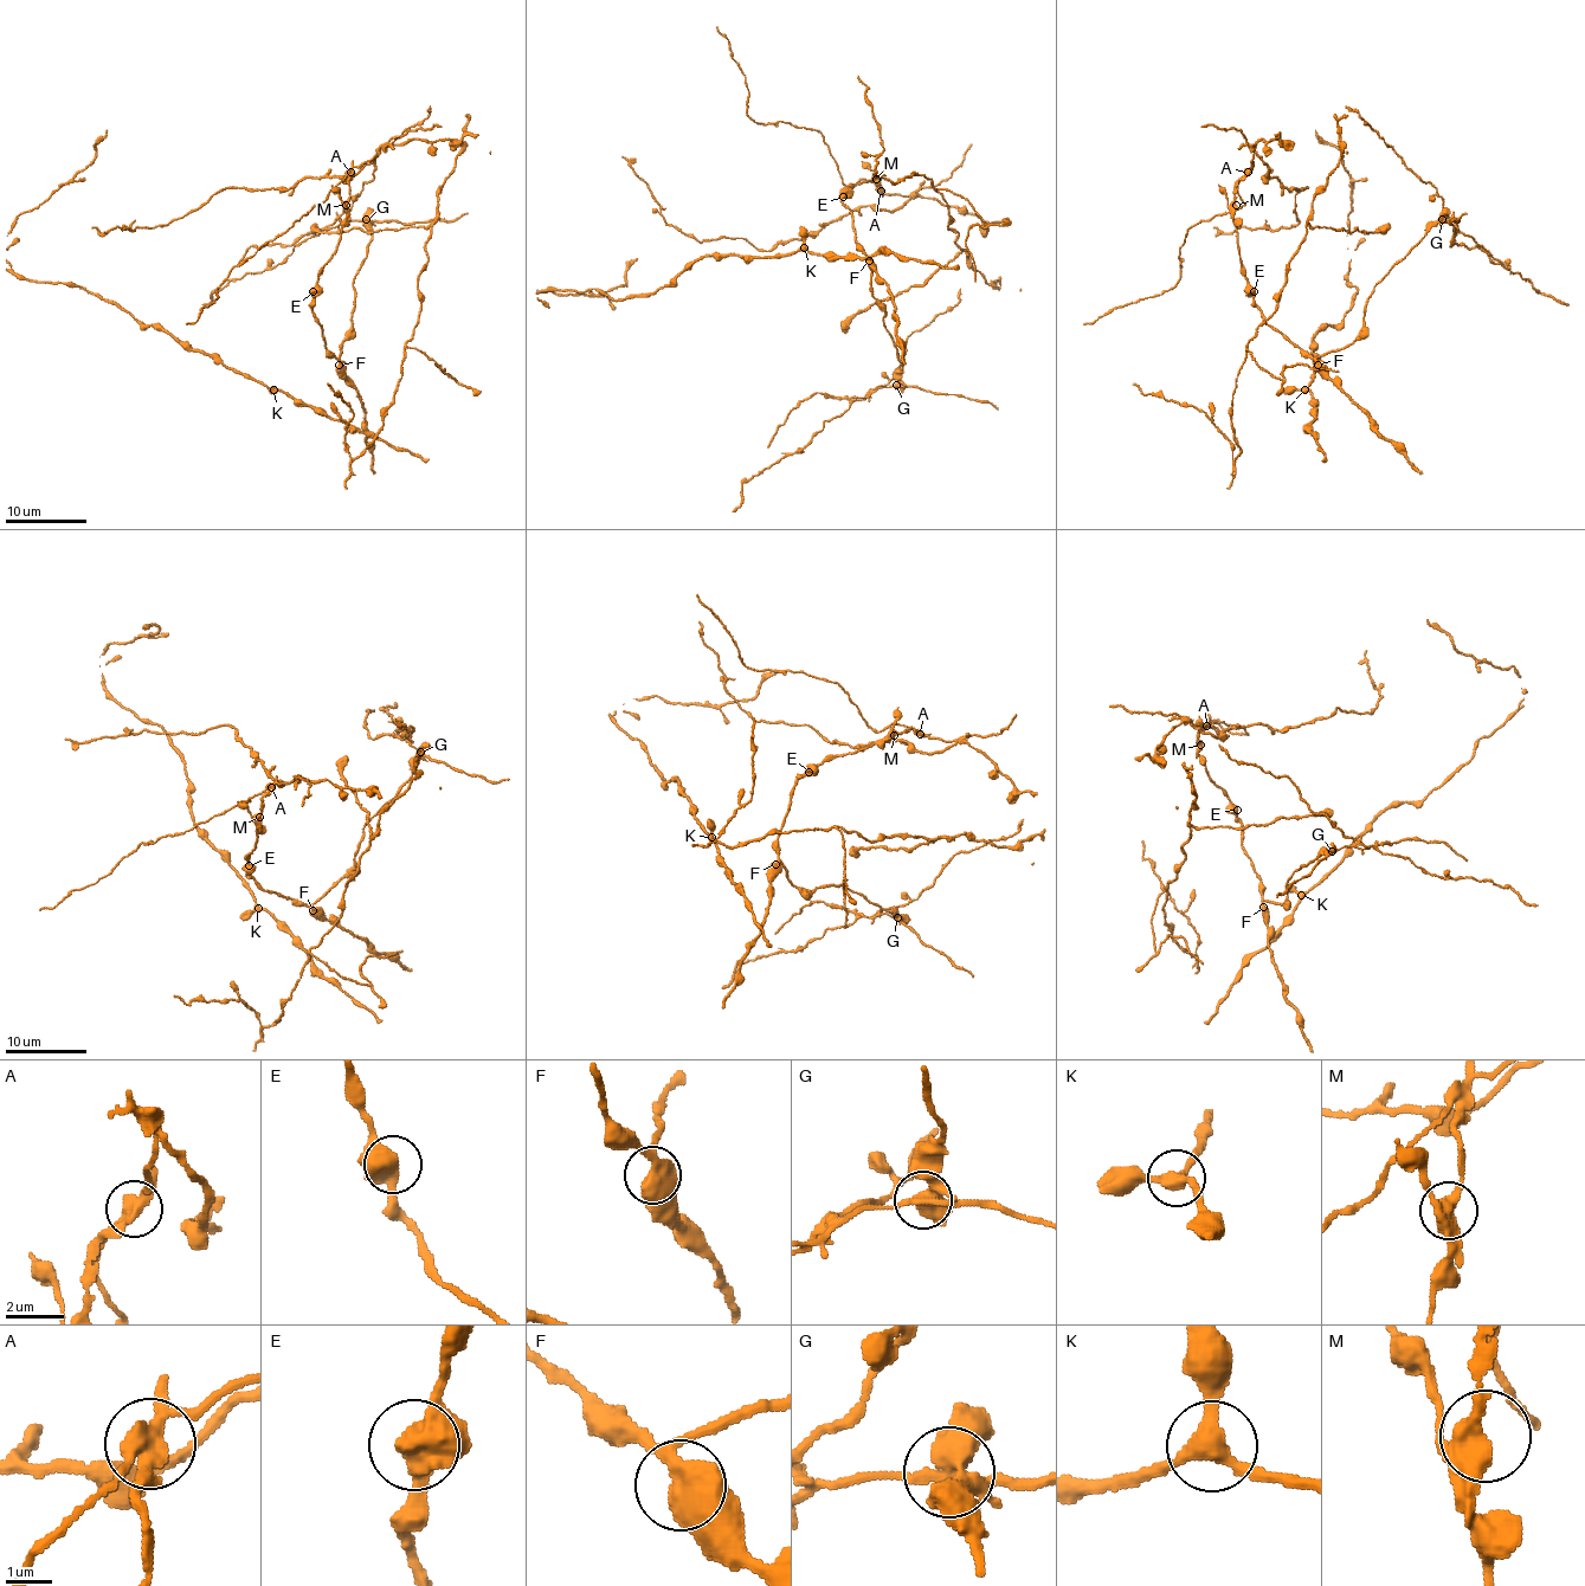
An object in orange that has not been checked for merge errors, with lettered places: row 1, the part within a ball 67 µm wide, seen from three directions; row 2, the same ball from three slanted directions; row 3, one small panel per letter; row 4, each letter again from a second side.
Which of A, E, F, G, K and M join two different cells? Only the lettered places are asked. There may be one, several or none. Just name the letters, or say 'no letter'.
A, G

